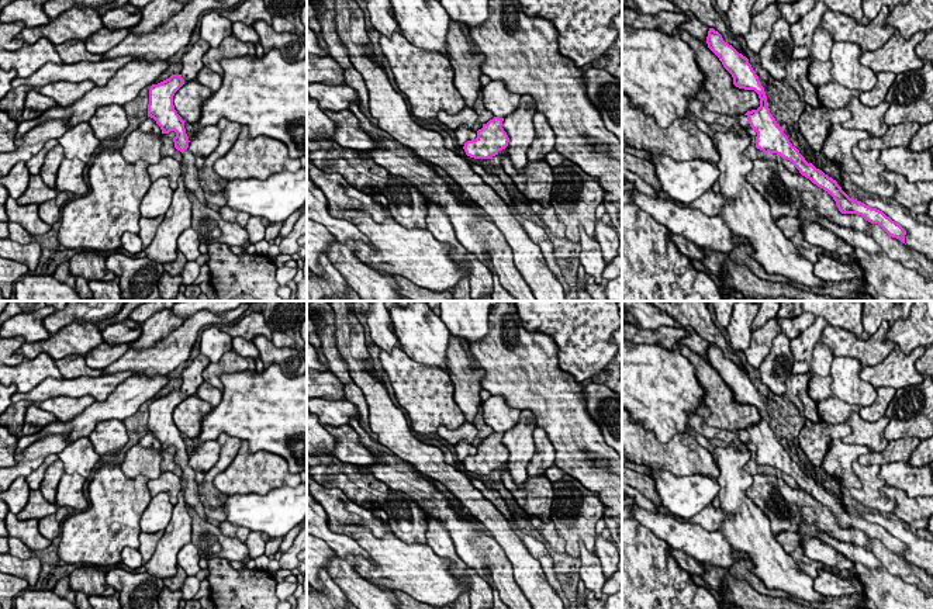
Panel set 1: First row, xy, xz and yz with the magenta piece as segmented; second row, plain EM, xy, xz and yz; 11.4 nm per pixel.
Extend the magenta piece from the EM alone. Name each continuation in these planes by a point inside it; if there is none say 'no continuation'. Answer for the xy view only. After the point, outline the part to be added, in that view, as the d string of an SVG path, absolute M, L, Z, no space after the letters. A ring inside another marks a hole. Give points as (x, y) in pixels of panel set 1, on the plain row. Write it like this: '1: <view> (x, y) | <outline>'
1: xy (192, 498) | M186 464L182 468L182 473L182 478L187 482L183 488L186 504L190 505L201 518L207 518L204 513L203 504L200 502L198 485L196 482L194 470L189 464Z

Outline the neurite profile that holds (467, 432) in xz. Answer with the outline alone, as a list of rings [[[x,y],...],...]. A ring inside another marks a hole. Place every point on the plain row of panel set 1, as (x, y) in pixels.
[[[464,421],[464,423],[455,430],[448,429],[446,426],[439,426],[436,433],[449,444],[456,446],[460,442],[471,443],[477,437],[478,430],[473,423]]]

